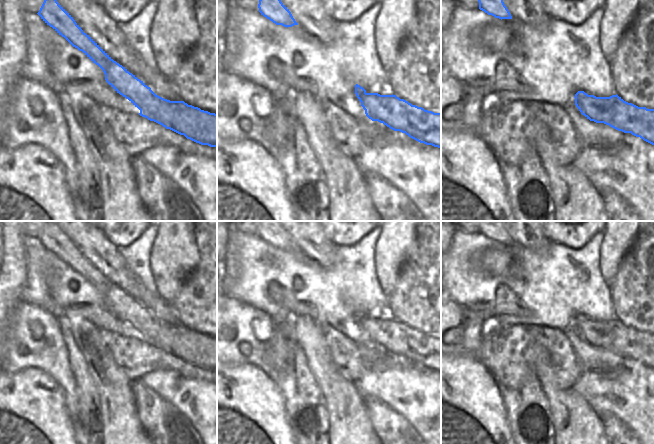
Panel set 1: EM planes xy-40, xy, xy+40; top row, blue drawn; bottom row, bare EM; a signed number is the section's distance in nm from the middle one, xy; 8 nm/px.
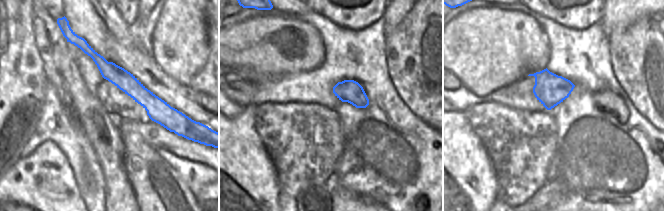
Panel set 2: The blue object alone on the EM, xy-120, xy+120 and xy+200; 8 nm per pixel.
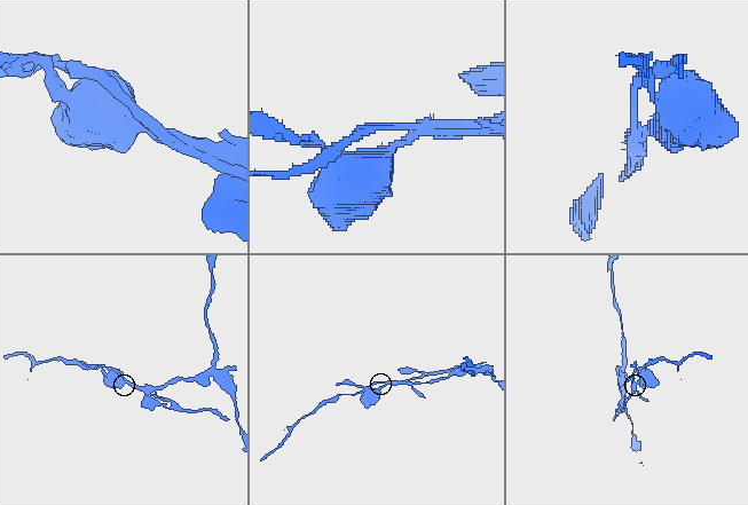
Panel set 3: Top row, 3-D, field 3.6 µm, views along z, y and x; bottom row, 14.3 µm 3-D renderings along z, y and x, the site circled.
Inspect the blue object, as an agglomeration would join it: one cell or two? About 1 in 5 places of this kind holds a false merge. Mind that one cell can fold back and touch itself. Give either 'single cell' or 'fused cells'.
fused cells

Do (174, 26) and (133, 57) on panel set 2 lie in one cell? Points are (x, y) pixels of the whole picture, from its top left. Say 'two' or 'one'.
two

